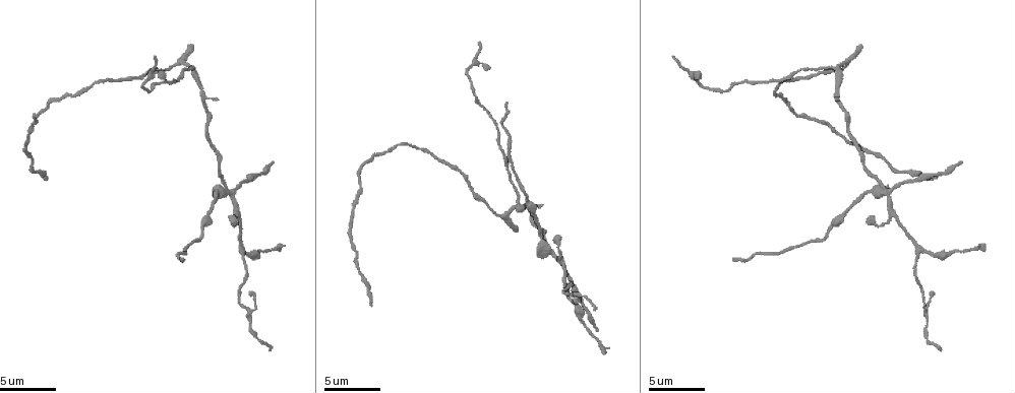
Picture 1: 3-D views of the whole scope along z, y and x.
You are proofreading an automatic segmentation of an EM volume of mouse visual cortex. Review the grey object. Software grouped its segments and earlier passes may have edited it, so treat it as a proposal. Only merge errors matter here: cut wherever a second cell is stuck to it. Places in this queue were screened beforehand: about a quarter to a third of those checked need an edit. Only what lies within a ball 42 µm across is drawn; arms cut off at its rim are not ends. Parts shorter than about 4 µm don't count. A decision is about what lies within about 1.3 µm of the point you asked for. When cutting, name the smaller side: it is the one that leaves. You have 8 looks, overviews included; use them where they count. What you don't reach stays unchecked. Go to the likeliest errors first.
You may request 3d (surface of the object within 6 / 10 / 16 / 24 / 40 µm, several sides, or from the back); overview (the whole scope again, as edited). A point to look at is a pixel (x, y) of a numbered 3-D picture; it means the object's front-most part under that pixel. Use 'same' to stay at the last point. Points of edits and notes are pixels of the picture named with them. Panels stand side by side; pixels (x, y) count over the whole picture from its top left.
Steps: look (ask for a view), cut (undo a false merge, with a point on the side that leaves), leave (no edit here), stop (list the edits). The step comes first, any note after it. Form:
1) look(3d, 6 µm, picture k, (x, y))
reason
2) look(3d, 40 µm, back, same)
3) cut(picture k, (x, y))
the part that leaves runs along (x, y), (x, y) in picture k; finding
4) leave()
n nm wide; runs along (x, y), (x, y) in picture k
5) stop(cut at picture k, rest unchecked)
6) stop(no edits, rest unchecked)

look(3d, 10 µm, picture 1, (888, 194))
arms part here

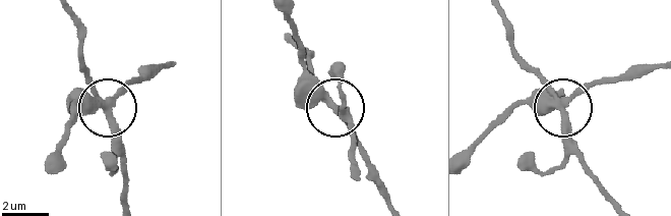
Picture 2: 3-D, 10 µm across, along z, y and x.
cut(picture 2, (71, 100))
3 arms; a second cell is stuck on

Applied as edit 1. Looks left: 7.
look(3d, 10 µm, picture 1, (922, 250))
three arms meet

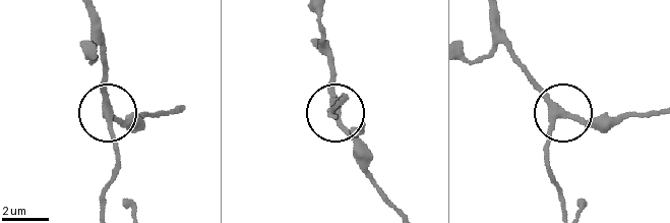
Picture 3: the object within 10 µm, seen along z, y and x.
look(3d, 10 µm, back, picture 3, (107, 111))
from behind

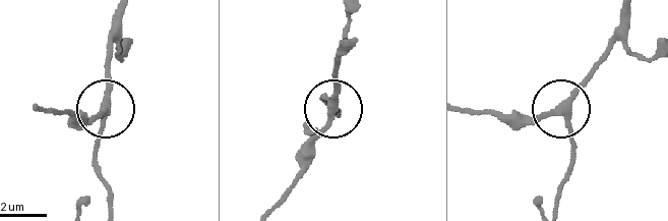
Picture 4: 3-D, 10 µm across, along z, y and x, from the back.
leave()
290 nm wide; runs along (353, 42), (336, 59), (334, 111), (297, 151) in picture 4; all the same cell

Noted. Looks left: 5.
look(3d, 10 µm, picture 1, (201, 90))
thin arm on a thick one

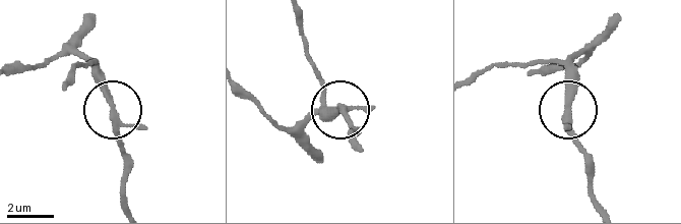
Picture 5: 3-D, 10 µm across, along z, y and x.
look(3d, 10 µm, back, picture 5, (566, 105))

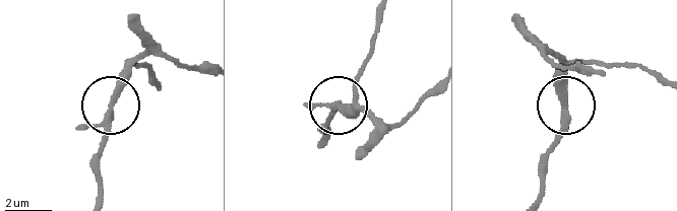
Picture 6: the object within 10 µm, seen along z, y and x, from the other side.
leave()
3 arms; runs along (157, 54), (135, 66), (116, 100), (100, 174) in picture 6; continuous, no second cell

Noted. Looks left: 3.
look(3d, 10 µm, picture 1, (924, 299))
thick turns thin

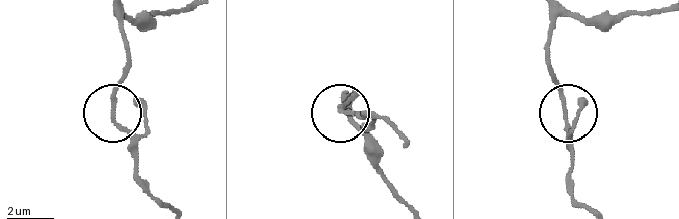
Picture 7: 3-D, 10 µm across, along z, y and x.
leave()
runs along (550, 20), (550, 73), (562, 97), (573, 164) in picture 7; one cell here

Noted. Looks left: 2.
stop(cut at picture 2, rest unchecked)

